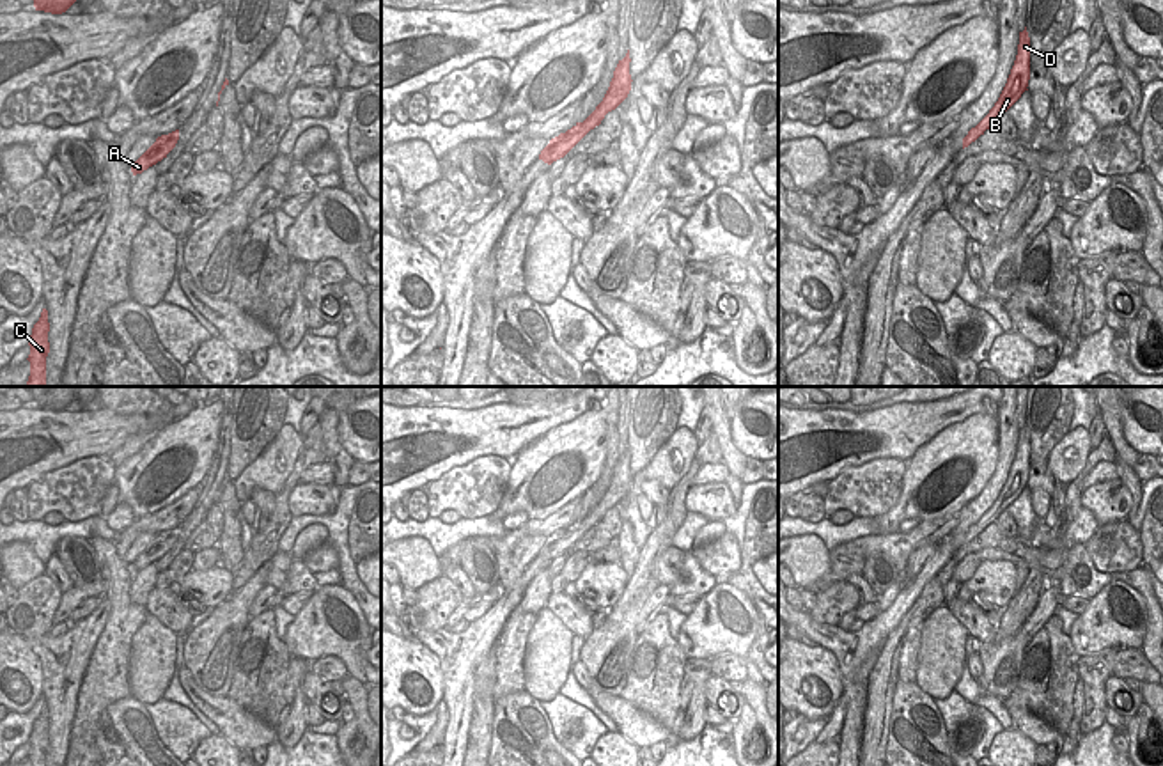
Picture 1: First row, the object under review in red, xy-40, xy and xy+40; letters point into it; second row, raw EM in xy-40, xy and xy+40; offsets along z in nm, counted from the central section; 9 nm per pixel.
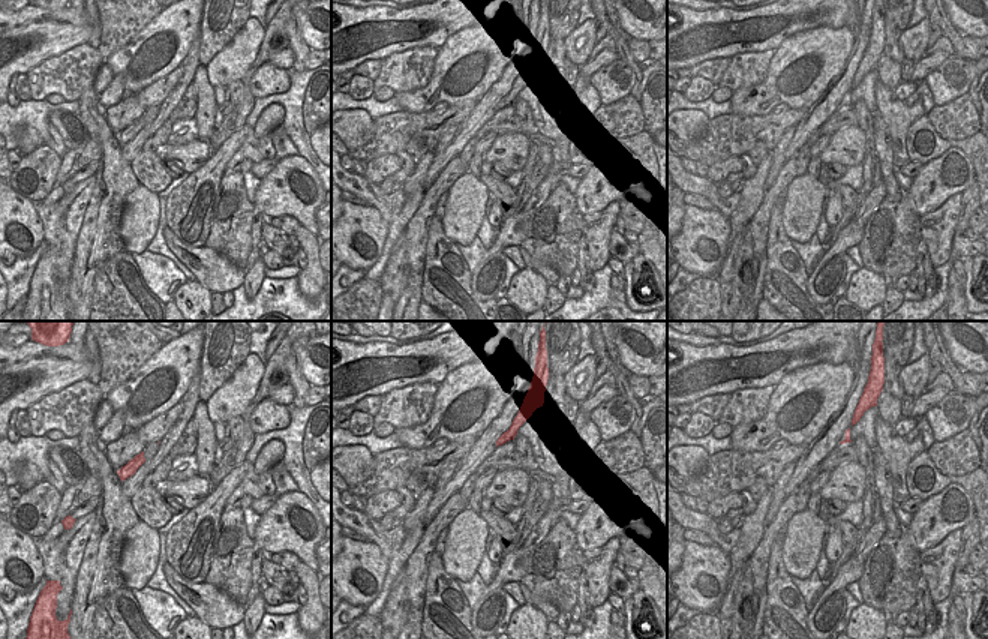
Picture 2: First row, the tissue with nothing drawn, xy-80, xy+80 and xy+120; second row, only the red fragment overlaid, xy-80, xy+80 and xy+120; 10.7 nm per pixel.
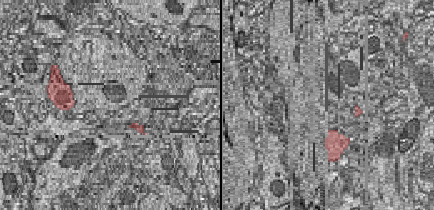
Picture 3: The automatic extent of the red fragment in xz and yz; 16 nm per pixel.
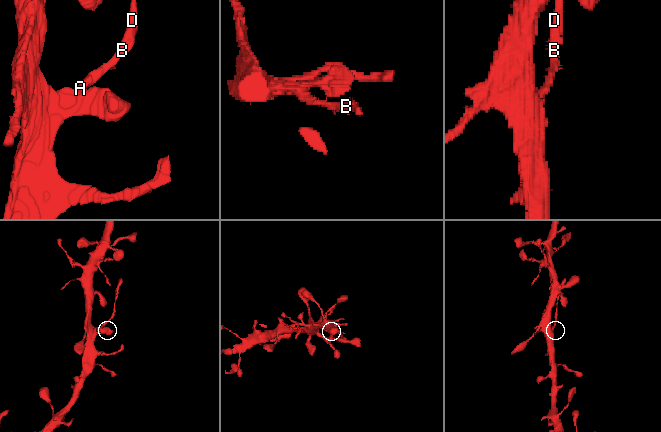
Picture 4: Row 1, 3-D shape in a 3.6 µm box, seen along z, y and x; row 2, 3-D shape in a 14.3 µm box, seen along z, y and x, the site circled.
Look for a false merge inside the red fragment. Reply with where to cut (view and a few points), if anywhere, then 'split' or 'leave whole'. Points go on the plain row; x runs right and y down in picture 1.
cut in xy along (566, 529), (584, 532); split

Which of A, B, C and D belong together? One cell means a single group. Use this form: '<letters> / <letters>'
A C / B D

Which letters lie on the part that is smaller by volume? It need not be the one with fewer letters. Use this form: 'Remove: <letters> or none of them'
Remove: B, D

